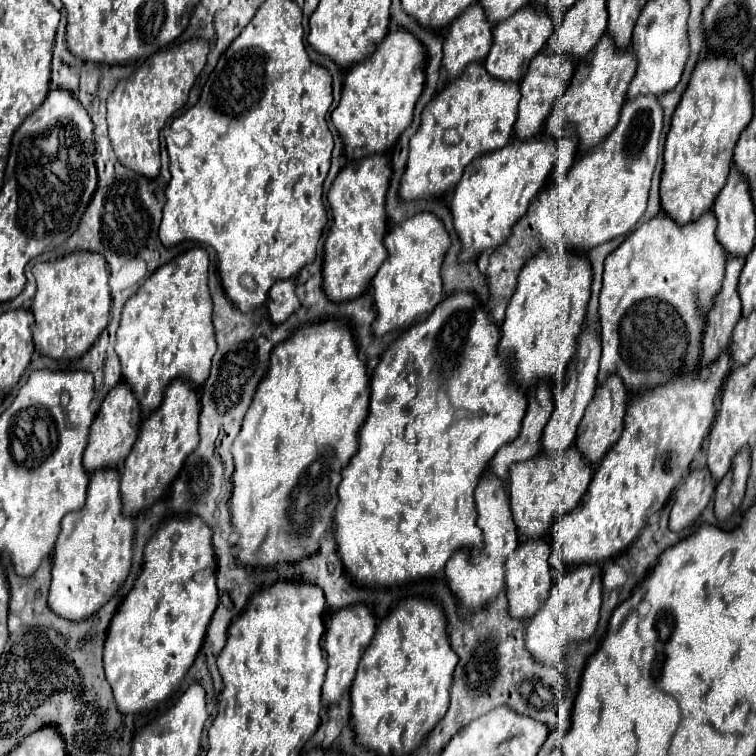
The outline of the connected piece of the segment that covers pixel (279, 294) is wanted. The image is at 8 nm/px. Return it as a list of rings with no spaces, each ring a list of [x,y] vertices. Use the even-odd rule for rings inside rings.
[[[292,279],[276,281],[268,291],[268,299],[270,301],[266,301],[266,307],[270,311],[270,321],[276,325],[284,323],[300,307],[300,299],[296,295],[296,283]]]

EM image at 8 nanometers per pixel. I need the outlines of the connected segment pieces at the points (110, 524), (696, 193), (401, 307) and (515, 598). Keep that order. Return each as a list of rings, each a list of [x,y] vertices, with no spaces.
[[[96,471],[90,477],[88,497],[80,511],[62,519],[62,529],[52,555],[52,585],[48,607],[62,619],[82,621],[92,617],[126,581],[132,565],[132,517],[120,511],[118,471]]]
[[[706,57],[696,65],[664,145],[660,201],[670,219],[684,225],[712,209],[730,173],[734,145],[752,119],[752,109],[752,87],[736,61]]]
[[[416,213],[404,223],[394,225],[384,237],[386,259],[372,279],[376,319],[372,333],[382,337],[396,329],[408,329],[414,323],[424,321],[436,303],[442,301],[442,277],[440,265],[450,247],[450,237],[444,223],[432,213]]]
[[[546,539],[524,541],[506,561],[506,597],[508,613],[514,619],[530,619],[548,599],[552,587],[552,571],[548,567],[550,544]]]

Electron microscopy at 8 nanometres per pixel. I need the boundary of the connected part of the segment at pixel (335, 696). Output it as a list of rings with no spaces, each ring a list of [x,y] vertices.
[[[362,603],[352,605],[352,607],[344,607],[336,615],[330,617],[330,623],[328,623],[328,629],[324,635],[324,649],[328,653],[328,673],[326,673],[326,681],[322,685],[324,707],[338,703],[350,691],[358,663],[360,663],[368,643],[372,641],[374,631],[376,631],[376,619],[374,619],[372,611]]]

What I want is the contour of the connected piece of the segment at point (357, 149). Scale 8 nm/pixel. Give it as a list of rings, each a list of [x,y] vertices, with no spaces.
[[[408,31],[388,33],[374,55],[346,75],[340,105],[332,111],[332,123],[344,141],[348,159],[388,151],[410,125],[414,105],[424,89],[424,47]]]

